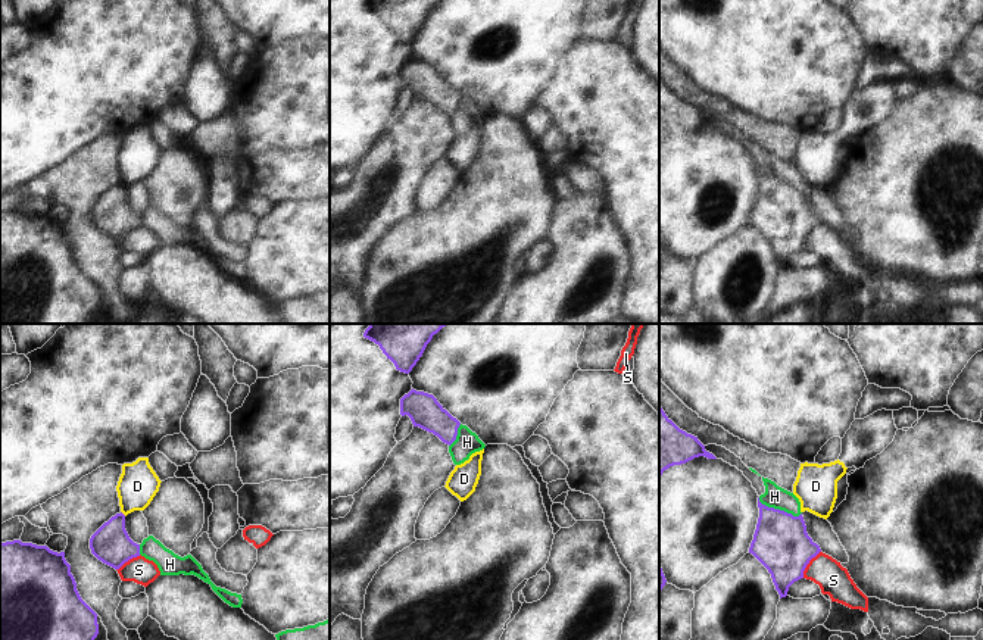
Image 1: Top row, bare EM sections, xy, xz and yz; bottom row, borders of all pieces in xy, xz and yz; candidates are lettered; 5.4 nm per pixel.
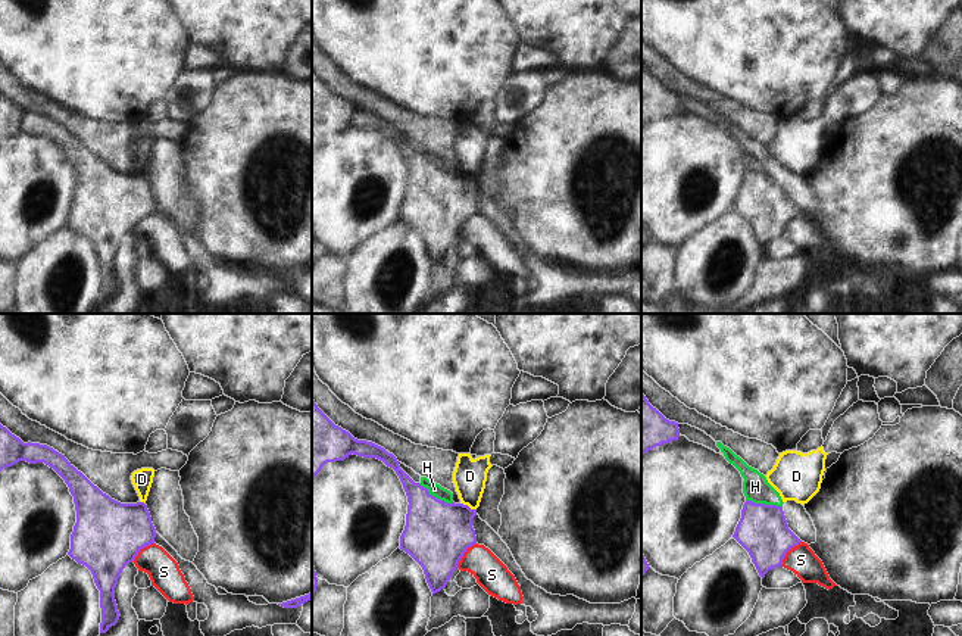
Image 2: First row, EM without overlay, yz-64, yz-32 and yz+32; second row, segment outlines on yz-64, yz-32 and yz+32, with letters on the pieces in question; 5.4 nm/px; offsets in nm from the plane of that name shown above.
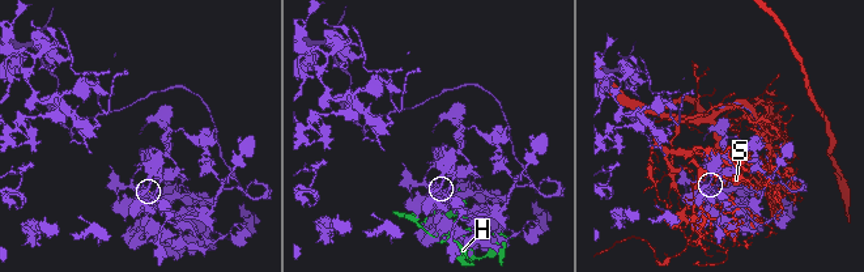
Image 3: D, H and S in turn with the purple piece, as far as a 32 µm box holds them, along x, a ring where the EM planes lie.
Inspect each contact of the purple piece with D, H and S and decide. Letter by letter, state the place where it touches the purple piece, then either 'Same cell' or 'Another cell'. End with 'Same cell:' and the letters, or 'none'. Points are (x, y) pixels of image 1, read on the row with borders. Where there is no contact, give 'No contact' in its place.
D: Touches purple at xy (122, 514). Another cell
H: Touches purple at yz (779, 509). Another cell
S: Touches purple at yz (808, 562). Another cell
Same cell: none.

